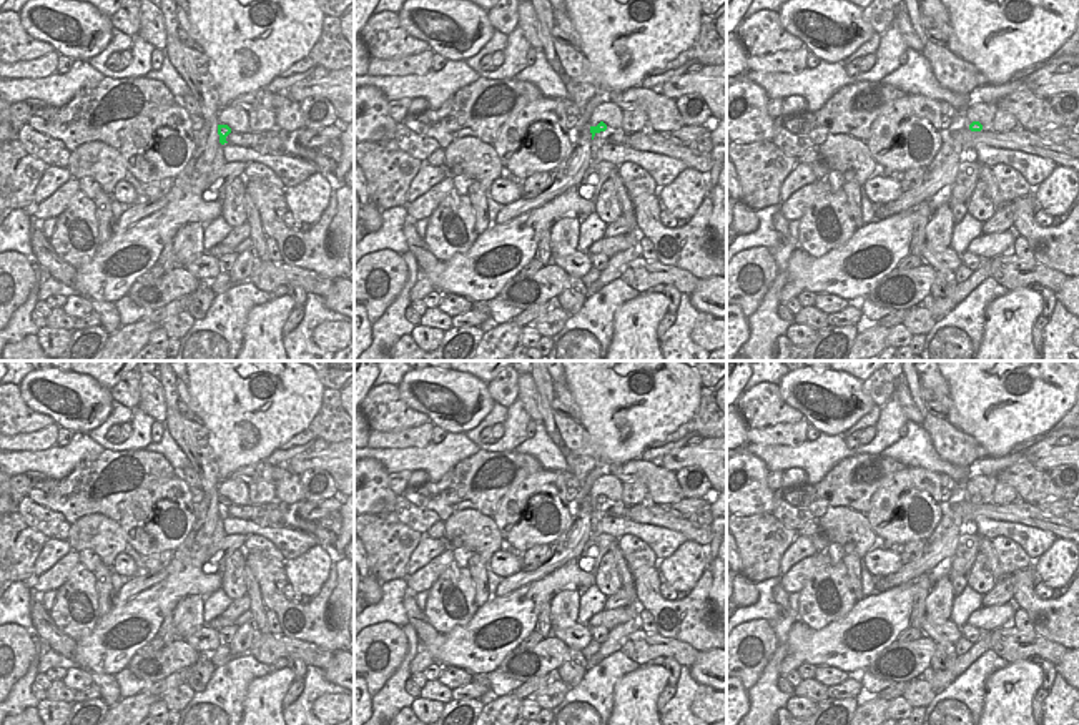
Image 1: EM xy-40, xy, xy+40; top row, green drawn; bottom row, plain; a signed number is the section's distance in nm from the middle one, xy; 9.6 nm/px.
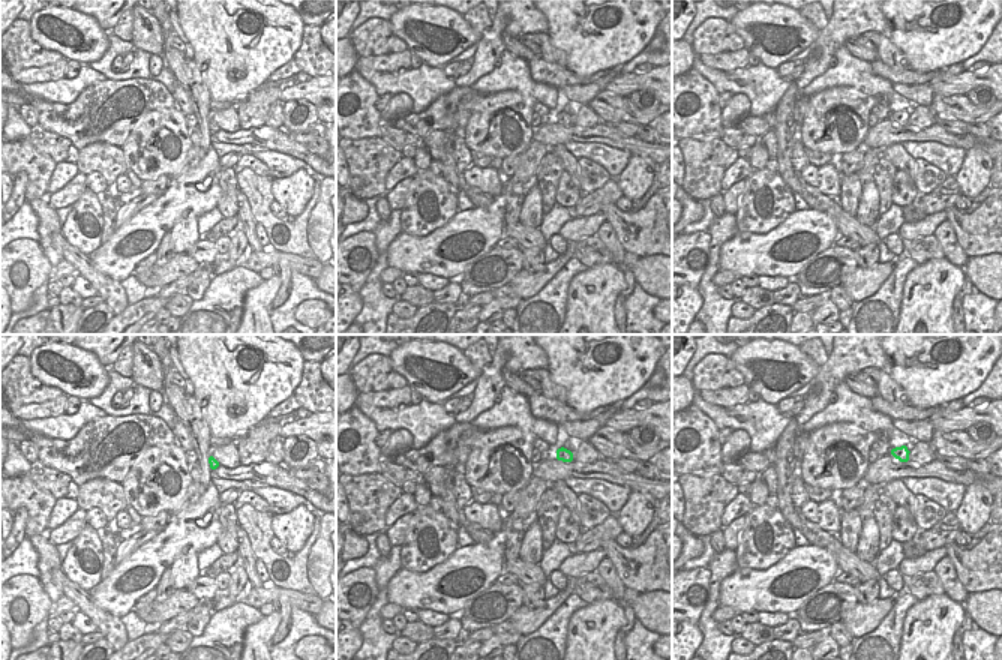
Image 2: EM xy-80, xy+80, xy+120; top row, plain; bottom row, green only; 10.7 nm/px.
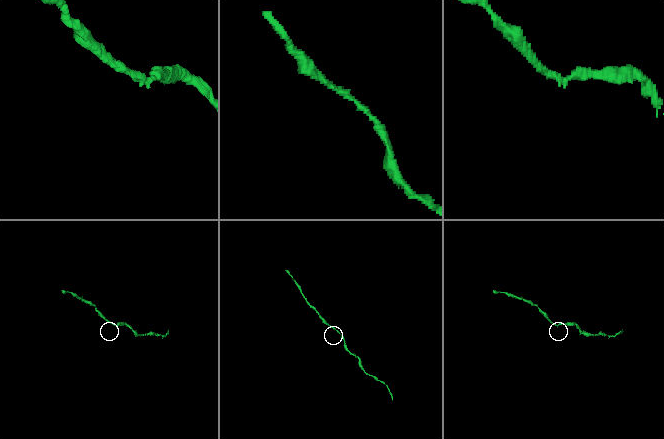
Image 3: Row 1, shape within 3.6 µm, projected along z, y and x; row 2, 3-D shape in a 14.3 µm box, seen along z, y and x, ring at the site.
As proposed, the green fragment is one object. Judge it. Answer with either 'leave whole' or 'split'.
leave whole

